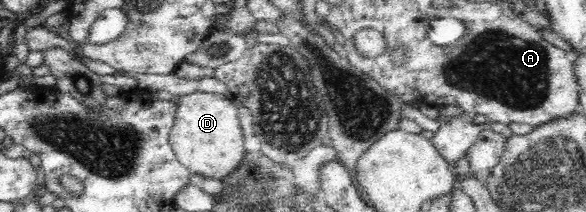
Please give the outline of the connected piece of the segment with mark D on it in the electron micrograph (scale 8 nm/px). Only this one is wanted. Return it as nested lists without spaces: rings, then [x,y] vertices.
[[[205,93],[181,96],[170,144],[179,163],[191,173],[223,184],[243,165],[245,153],[239,113],[225,97]]]

